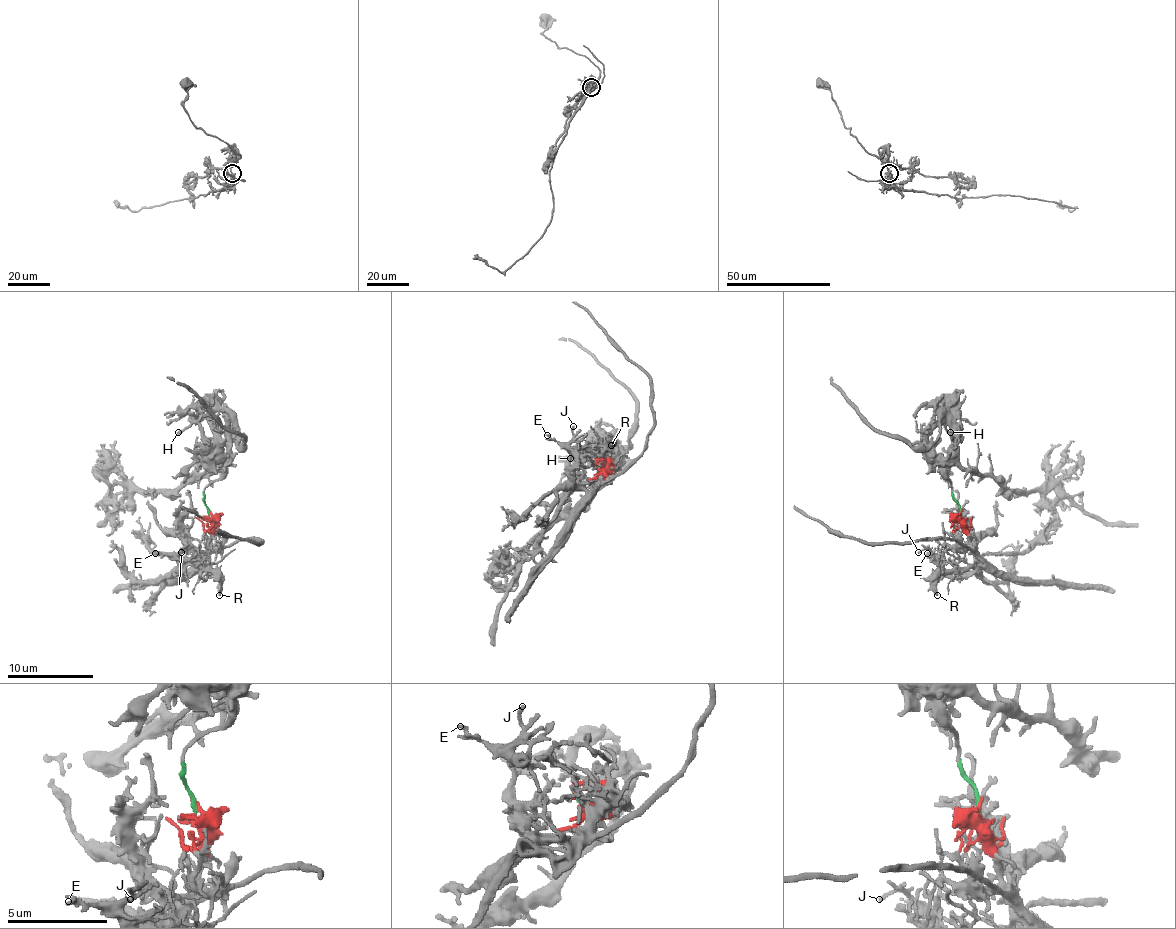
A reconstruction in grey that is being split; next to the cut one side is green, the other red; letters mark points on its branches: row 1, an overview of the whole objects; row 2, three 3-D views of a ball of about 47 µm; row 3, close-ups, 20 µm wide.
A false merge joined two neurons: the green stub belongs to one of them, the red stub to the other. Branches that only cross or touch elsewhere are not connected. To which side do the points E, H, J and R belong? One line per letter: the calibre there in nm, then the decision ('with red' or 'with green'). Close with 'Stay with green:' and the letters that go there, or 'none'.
E: 240 nm | with red
H: 200 nm | with green
J: 160 nm | with red
R: 160 nm | with red
Stay with green: H

